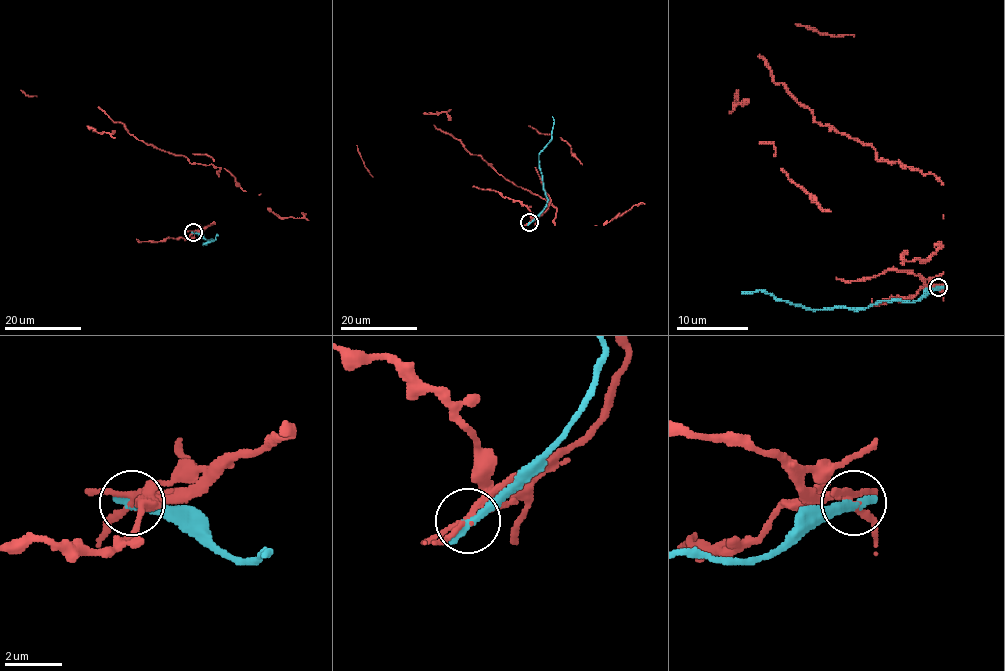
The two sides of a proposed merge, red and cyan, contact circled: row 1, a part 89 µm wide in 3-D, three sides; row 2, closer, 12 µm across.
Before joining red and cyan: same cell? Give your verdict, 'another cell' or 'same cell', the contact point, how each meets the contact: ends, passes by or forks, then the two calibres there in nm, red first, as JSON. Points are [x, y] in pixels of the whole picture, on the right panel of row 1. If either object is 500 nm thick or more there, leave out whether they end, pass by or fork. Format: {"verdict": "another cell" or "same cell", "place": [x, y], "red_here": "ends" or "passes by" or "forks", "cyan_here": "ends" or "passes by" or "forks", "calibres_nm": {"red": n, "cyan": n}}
{"verdict": "another cell", "place": [938, 287], "red_here": "forks", "cyan_here": "ends", "calibres_nm": {"red": 200, "cyan": 360}}

